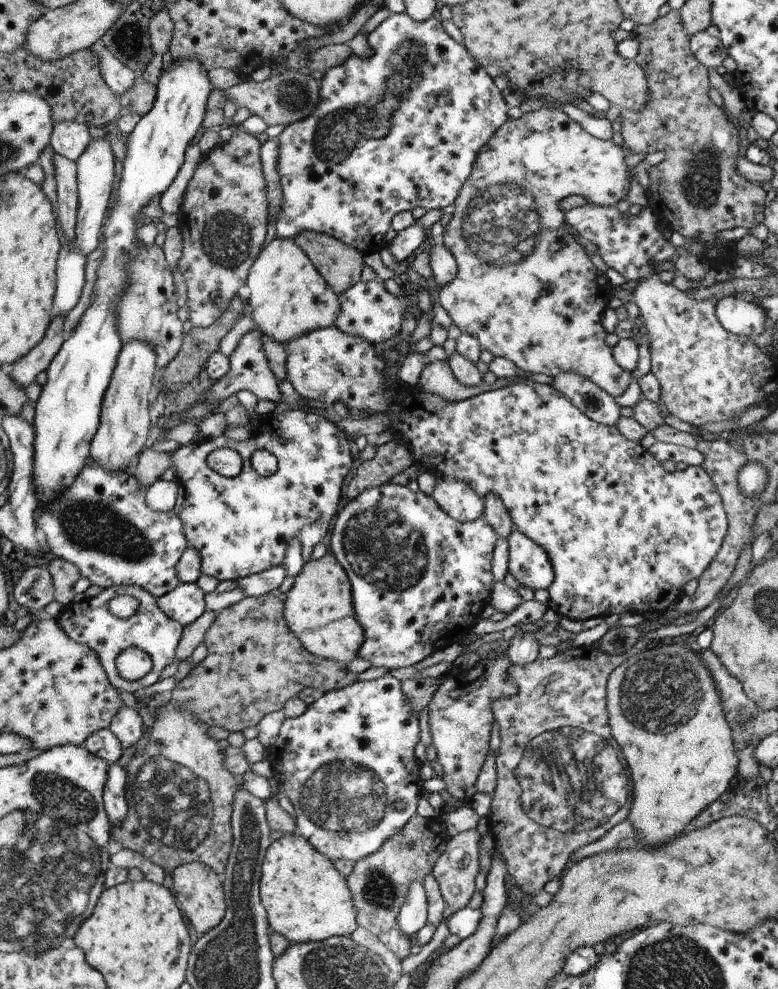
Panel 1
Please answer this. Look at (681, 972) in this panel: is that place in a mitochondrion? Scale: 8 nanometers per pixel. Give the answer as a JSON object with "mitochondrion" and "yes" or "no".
{"mitochondrion":"yes"}

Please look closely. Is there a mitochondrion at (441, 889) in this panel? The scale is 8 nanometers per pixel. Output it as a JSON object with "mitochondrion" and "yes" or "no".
{"mitochondrion":"no"}

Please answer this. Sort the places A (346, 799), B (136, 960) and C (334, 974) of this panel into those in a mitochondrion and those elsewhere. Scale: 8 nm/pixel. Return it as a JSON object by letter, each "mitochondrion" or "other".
{"A":"mitochondrion","B":"other","C":"mitochondrion"}

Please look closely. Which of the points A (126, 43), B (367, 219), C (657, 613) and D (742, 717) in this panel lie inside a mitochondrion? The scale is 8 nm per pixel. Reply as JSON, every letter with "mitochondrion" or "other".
{"A":"mitochondrion","B":"other","C":"other","D":"mitochondrion"}

